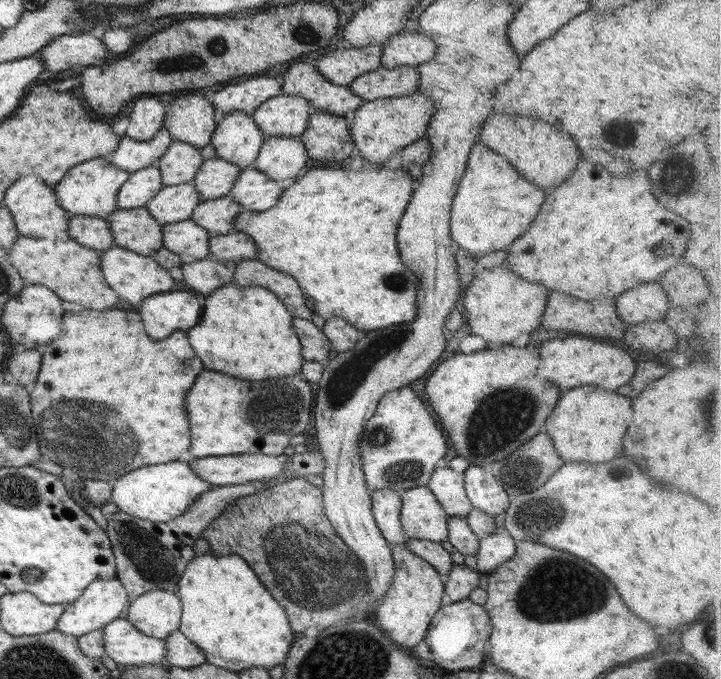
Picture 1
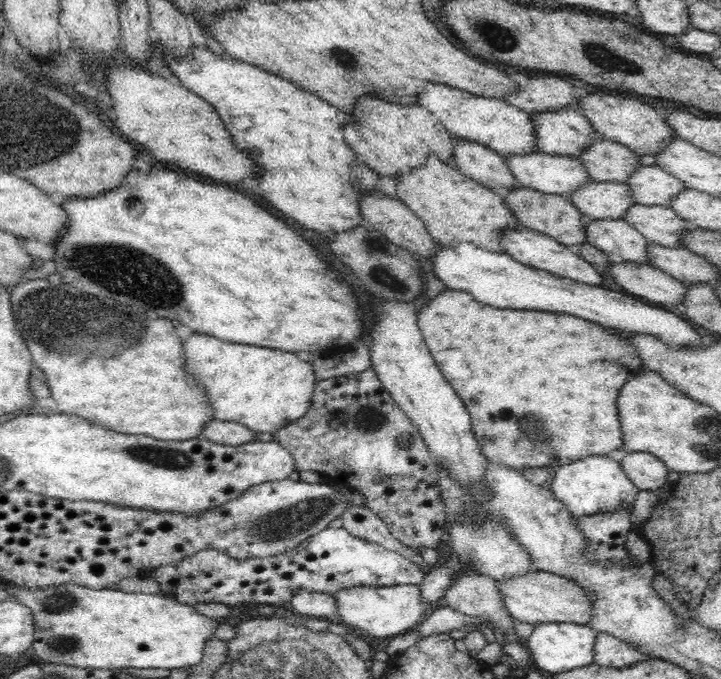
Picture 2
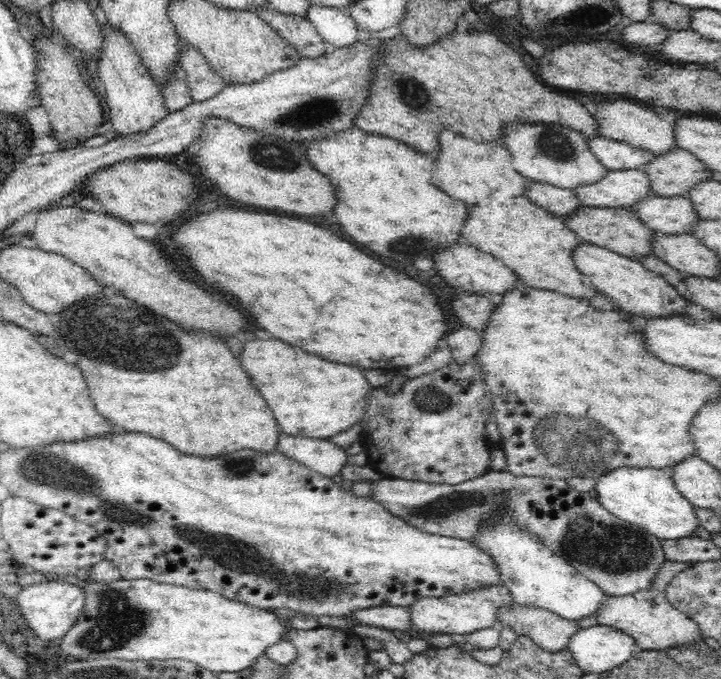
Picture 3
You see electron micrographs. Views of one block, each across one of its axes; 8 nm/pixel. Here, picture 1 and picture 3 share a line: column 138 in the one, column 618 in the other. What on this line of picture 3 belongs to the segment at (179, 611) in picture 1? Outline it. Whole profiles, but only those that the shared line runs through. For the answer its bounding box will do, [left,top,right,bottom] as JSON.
[594,560,704,654]

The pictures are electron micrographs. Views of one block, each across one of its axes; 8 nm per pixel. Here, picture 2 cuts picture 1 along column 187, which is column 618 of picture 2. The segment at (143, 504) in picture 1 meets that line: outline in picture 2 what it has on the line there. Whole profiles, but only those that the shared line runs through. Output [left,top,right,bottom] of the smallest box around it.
[548,456,639,517]

